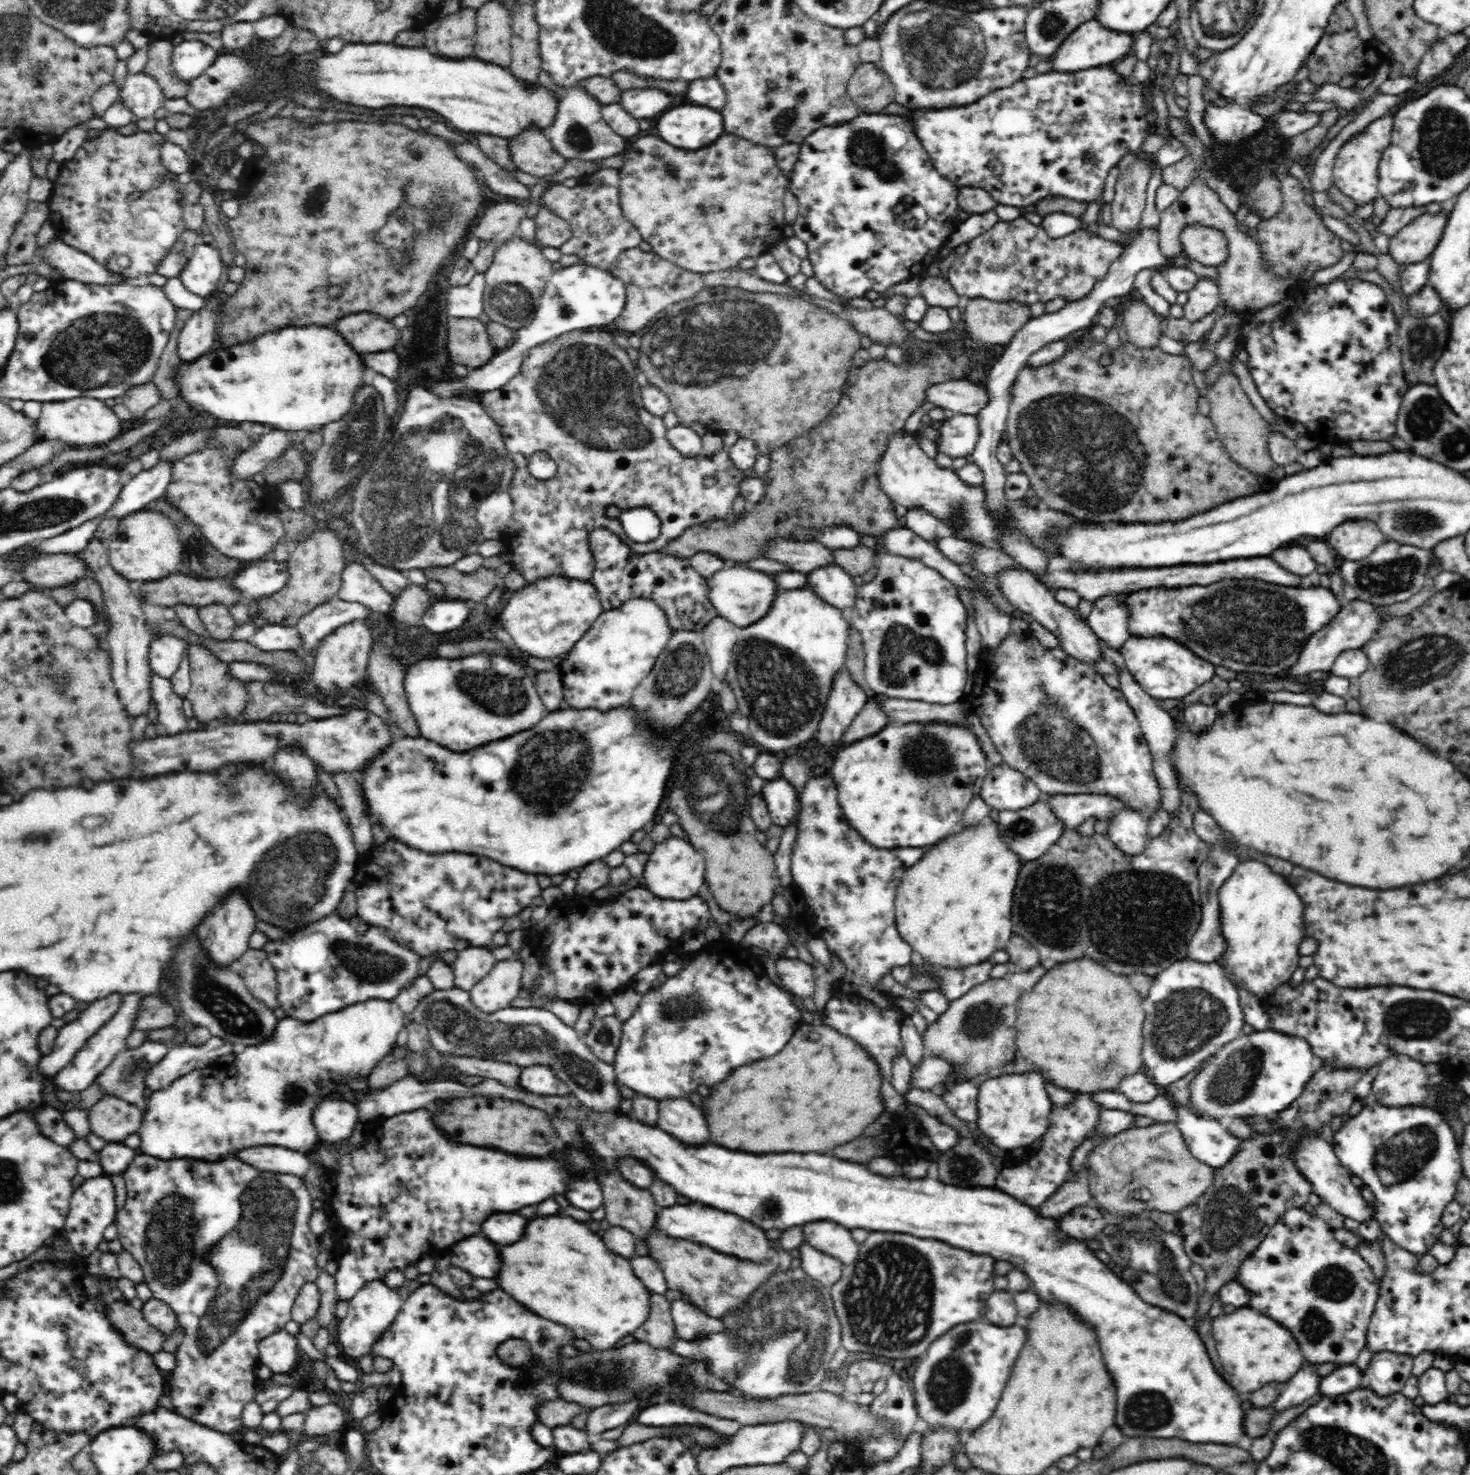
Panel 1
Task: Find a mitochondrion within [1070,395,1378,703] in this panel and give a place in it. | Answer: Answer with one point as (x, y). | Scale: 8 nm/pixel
(1223, 621)

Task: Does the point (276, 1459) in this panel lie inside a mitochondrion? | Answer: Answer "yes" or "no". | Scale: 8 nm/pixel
no

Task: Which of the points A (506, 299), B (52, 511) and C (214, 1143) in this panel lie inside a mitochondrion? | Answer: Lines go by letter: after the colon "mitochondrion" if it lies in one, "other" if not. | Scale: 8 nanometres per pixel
A: mitochondrion
B: mitochondrion
C: other

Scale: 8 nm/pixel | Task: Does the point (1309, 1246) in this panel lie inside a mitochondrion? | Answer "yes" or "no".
no

